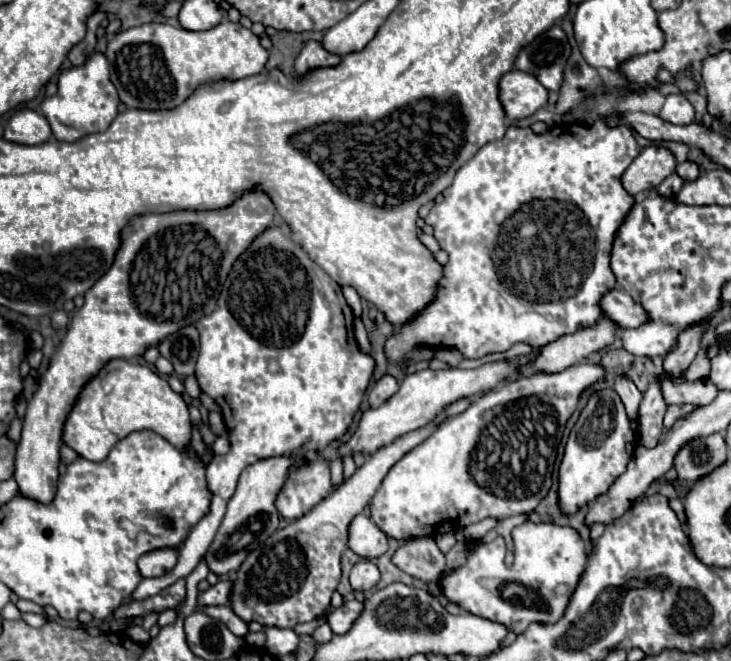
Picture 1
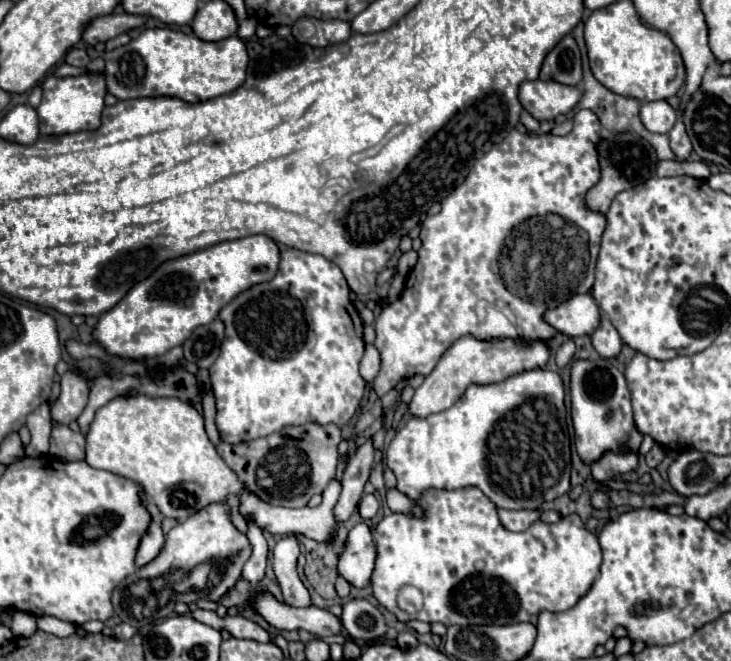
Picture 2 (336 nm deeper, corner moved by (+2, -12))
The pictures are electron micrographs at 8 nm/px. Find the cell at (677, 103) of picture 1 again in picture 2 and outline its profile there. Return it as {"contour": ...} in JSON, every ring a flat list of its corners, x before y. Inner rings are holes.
{"contour":[[658,100,658,102,644,102,642,104,640,120,650,132,668,134,672,130,672,126,676,124,678,116,676,116,676,110,666,100]]}

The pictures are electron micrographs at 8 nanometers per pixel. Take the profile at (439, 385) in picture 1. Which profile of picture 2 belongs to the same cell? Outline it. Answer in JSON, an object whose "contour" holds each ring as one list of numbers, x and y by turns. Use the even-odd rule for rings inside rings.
{"contour":[[472,336,460,338,444,356,440,358,440,364,426,376,424,384,416,388,416,394,412,402,408,404,406,414,414,418,426,418,434,412,442,412,450,408,470,384,496,384,502,382,514,374,534,370,534,368,546,368,548,362,548,344,536,342,532,346,520,346,512,340,492,340,492,342,480,342]]}

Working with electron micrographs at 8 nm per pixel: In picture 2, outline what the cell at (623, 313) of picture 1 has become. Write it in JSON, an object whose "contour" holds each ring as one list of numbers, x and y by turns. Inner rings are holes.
{"contour":[[580,294,572,296,572,300,566,300,558,308,548,310,544,318,558,332,576,338,590,336,600,326,602,312,590,294]]}

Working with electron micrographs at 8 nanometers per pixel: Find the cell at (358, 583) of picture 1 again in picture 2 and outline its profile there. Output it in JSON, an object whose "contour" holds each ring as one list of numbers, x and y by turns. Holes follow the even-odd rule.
{"contour":[[358,524,352,528,346,540,346,550,340,556,338,570,352,586,366,588,370,586,370,578,374,572,376,546,372,542,372,530,366,524]]}

